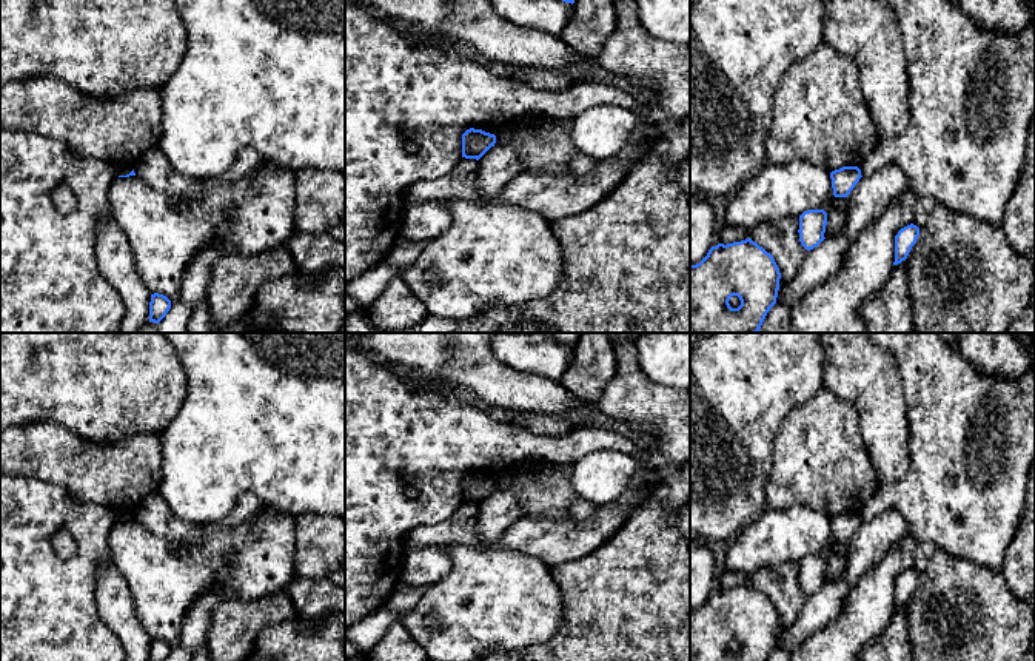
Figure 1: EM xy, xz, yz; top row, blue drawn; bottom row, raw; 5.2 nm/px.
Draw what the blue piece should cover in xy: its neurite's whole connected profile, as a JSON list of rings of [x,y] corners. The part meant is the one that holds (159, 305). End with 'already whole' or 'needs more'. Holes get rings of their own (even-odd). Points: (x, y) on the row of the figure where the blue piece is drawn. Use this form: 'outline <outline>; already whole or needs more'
outline [[[159,293],[151,294],[149,322],[159,324],[171,308],[171,300]]]; already whole

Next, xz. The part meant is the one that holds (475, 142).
outline [[[470,128],[462,134],[462,157],[479,160],[494,143],[494,134]]]; already whole

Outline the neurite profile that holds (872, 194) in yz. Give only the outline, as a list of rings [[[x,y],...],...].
[[[895,165],[861,177],[849,194],[846,225],[807,253],[796,276],[782,288],[781,299],[793,307],[809,291],[835,276],[861,233],[906,190],[909,190],[909,180],[903,169]]]

